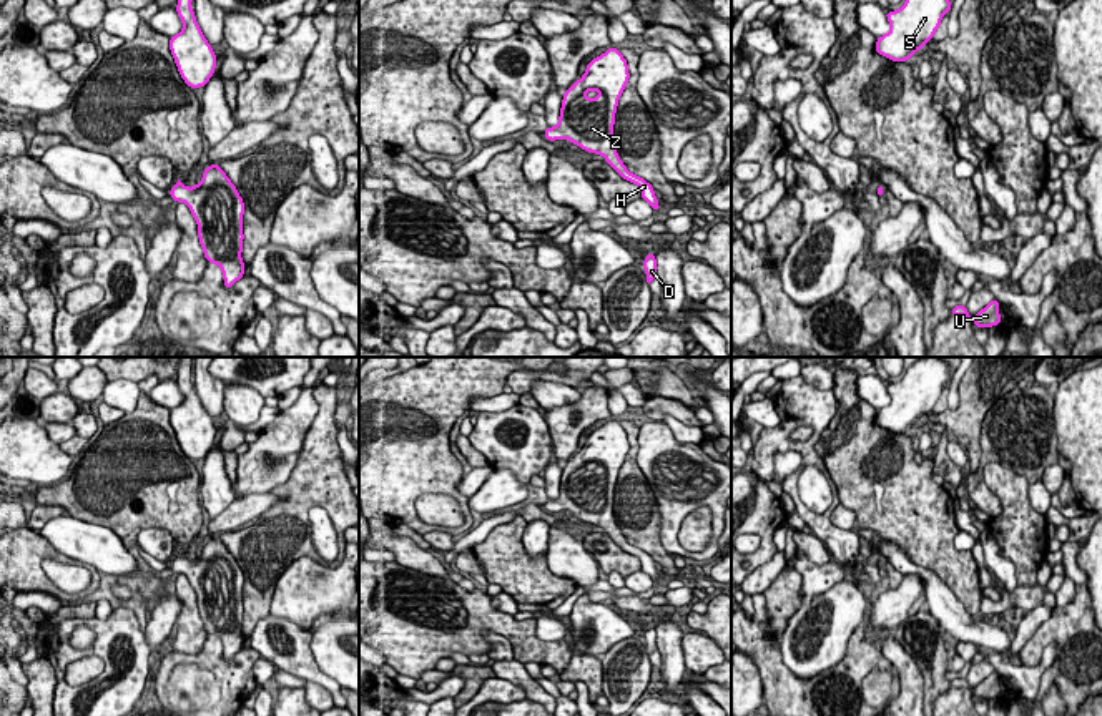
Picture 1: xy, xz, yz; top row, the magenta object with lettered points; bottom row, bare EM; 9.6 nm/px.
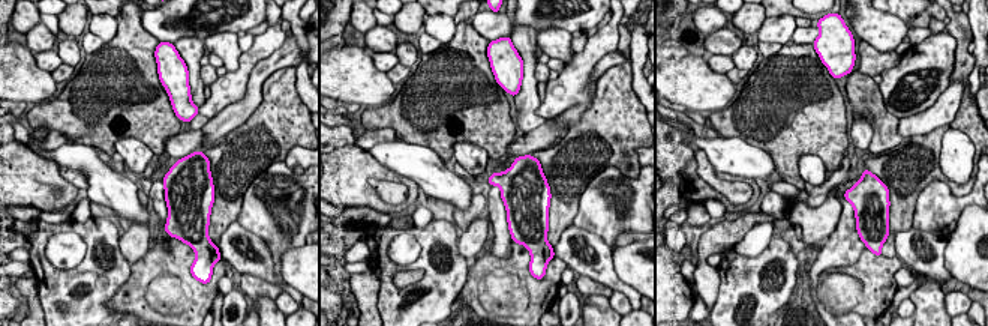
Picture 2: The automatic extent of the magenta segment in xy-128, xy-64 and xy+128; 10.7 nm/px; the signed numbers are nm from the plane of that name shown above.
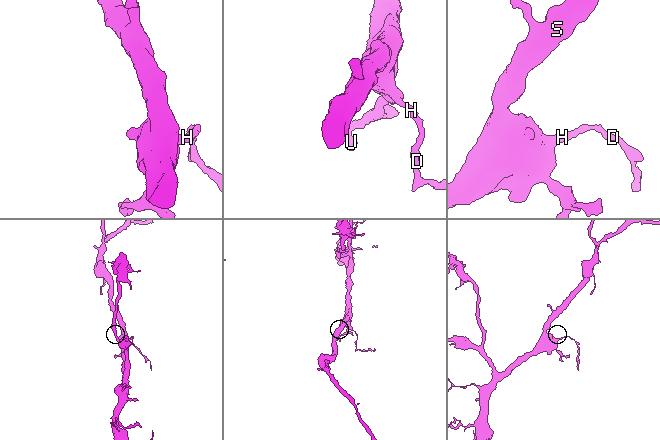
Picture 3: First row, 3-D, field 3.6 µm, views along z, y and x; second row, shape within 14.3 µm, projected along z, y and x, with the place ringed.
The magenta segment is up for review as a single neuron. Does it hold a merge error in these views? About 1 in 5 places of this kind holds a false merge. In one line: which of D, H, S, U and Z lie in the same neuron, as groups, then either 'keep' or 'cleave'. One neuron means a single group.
groups D H S U Z; keep

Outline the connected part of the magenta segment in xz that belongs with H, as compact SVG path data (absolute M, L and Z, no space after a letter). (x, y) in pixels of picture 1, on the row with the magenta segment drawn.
M608 48L590 60L580 80L563 91L558 125L544 131L545 140L568 140L582 150L602 154L605 161L627 181L642 189L642 199L658 211L653 186L630 173L620 159L613 143L613 125L620 95L628 83L628 65L620 50Z

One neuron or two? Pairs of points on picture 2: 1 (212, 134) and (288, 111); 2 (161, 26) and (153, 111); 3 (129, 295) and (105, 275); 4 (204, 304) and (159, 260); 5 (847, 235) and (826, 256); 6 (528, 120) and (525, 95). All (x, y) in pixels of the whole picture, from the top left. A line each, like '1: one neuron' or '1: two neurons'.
1: two neurons
2: two neurons
3: two neurons
4: one neuron
5: one neuron
6: one neuron

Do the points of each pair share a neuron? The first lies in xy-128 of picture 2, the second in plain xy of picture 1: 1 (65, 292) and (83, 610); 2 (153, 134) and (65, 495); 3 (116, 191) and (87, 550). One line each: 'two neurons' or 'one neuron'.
1: two neurons
2: one neuron
3: one neuron

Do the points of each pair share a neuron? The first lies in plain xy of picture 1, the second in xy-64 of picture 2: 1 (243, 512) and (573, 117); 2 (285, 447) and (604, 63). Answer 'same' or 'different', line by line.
1: different
2: different

